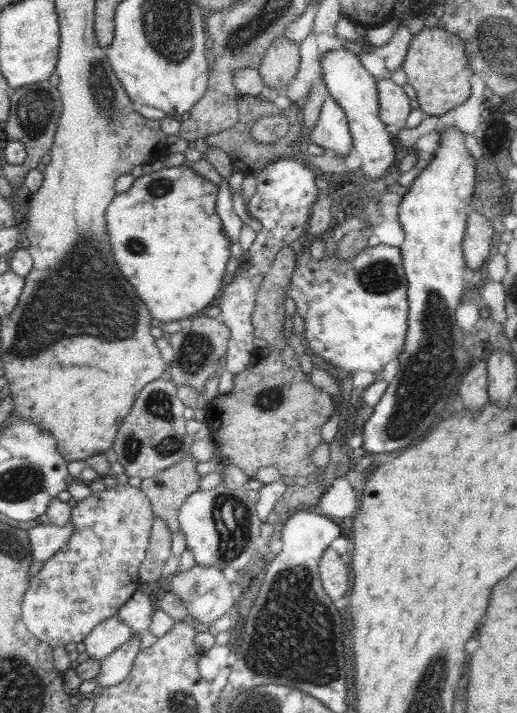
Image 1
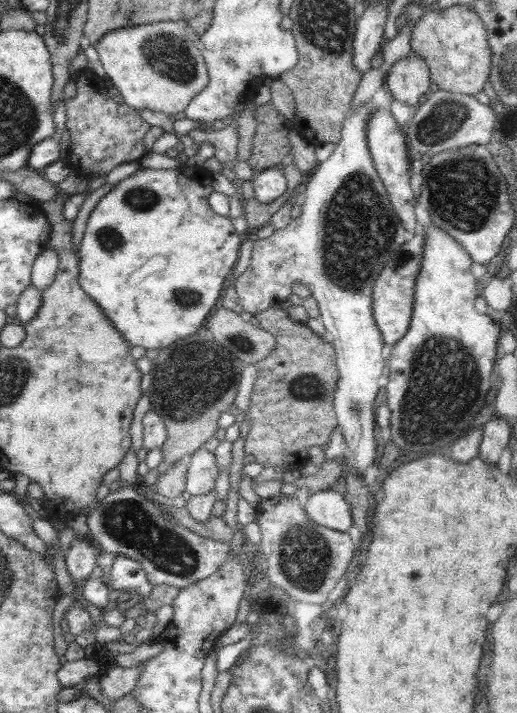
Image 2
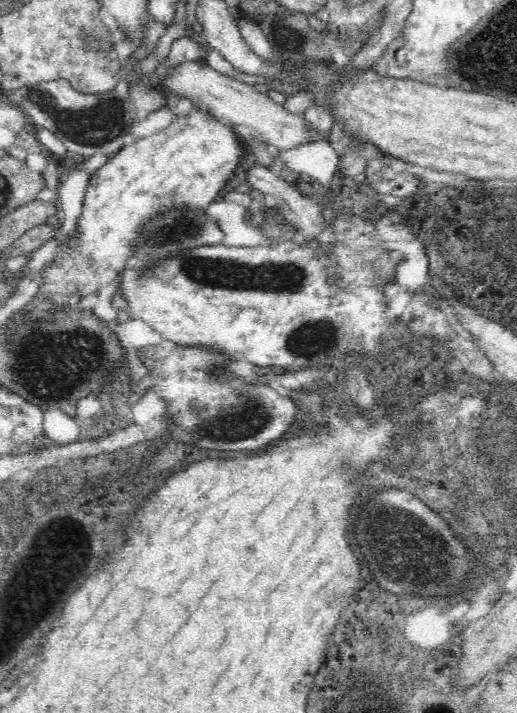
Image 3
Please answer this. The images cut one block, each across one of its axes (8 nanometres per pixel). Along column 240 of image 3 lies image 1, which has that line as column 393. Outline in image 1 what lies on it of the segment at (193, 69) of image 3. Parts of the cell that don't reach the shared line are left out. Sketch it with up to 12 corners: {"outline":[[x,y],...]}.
{"outline":[[377,82],[379,116],[403,129],[412,108],[402,86]]}

